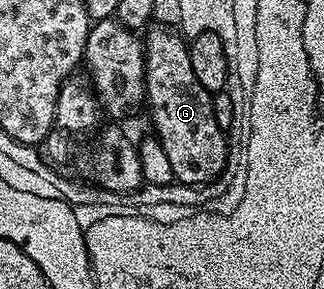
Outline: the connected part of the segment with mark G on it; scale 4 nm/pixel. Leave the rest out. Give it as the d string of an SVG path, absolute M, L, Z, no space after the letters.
M165 28L148 29L149 37L144 37L145 46L145 104L149 116L153 119L152 131L158 142L167 150L167 158L171 162L174 181L178 185L204 186L211 184L225 169L229 161L229 145L226 133L215 122L213 97L203 86L199 86L199 78L195 78L195 70L191 70L189 45L176 31L168 32Z

